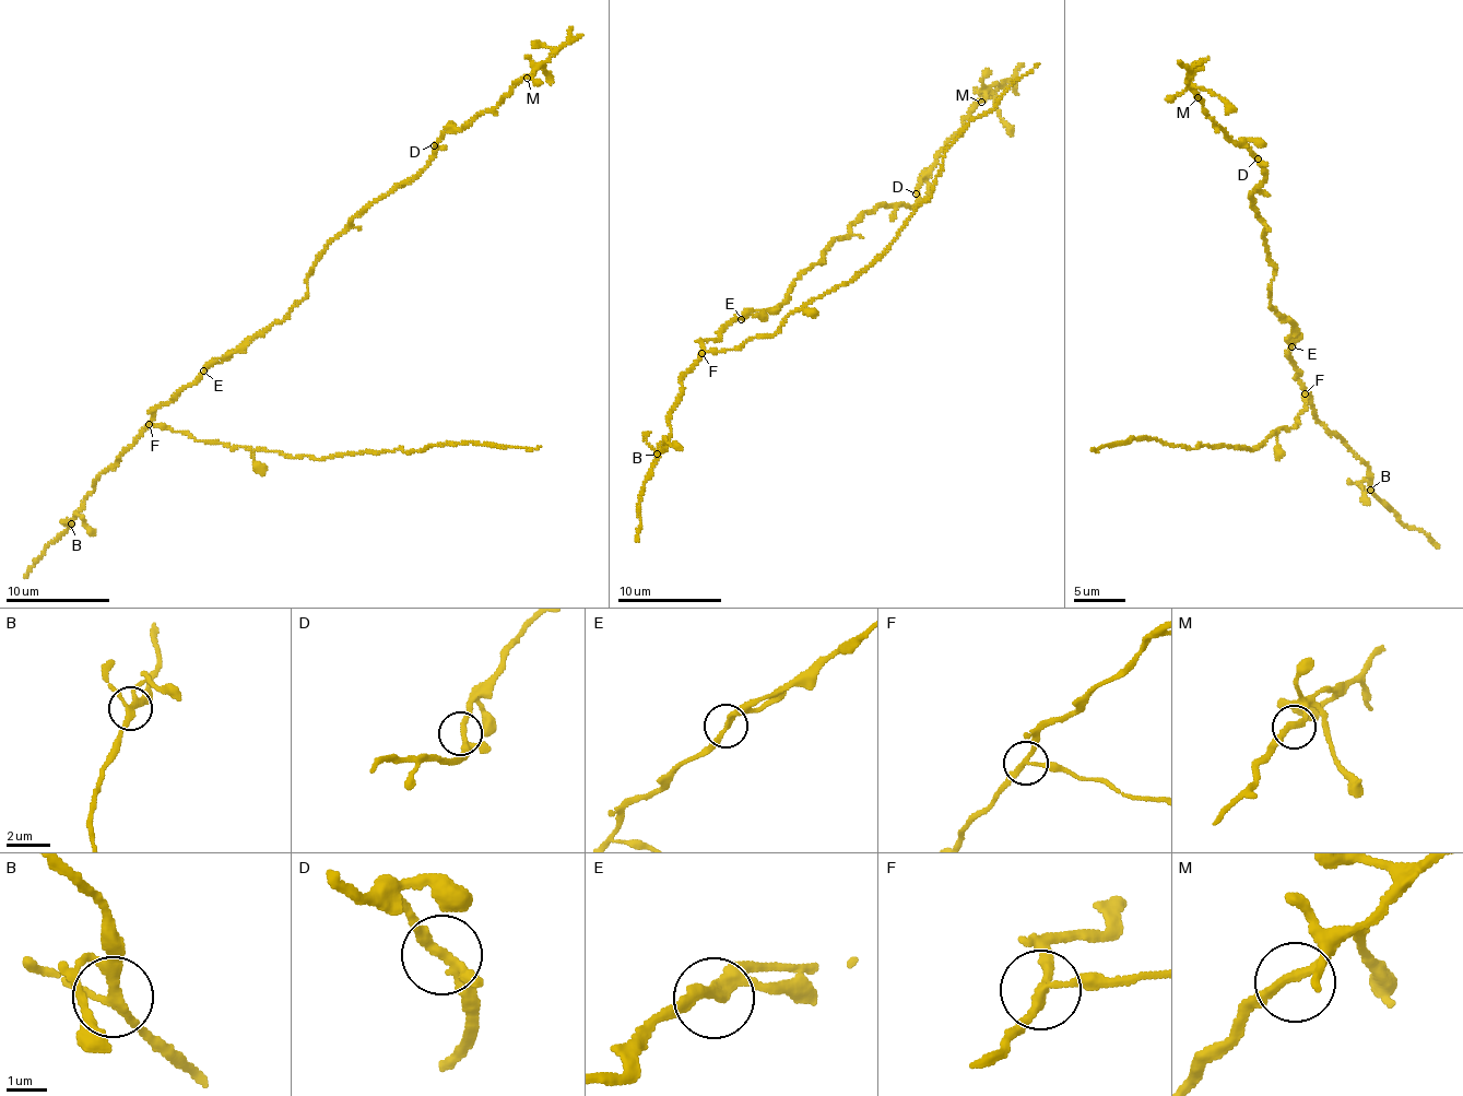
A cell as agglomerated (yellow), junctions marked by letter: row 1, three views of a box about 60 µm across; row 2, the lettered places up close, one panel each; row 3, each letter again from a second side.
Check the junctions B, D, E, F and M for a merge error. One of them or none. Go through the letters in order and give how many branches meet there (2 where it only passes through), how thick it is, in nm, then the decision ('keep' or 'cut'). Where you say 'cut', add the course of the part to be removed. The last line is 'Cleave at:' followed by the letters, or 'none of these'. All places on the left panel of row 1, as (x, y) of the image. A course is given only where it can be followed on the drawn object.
B: 3 | 200 nm | keep
D: 3 | 220 nm | keep
E: 2 | 260 nm | keep
F: 3 | 200 nm | cut | (149, 424), (227, 447), (325, 459), (349, 452), (405, 452), (468, 442), (506, 448), (541, 446)
M: 2 | 240 nm | keep
Cleave at: F

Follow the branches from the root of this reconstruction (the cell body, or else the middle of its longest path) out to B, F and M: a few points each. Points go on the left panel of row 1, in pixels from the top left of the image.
B: (207, 368), (155, 410), (154, 420), (142, 436), (99, 473), (93, 492), (84, 498), (84, 509), (71, 523)
F: (207, 368), (155, 410), (154, 420), (149, 424)
M: (207, 368), (284, 318), (307, 295), (316, 255), (349, 221), (411, 184), (438, 139), (488, 112), (527, 78)

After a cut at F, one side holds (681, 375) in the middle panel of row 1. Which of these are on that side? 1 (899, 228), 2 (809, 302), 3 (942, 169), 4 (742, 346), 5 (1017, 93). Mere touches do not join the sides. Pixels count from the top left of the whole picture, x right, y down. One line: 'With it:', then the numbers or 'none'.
With it: 5

